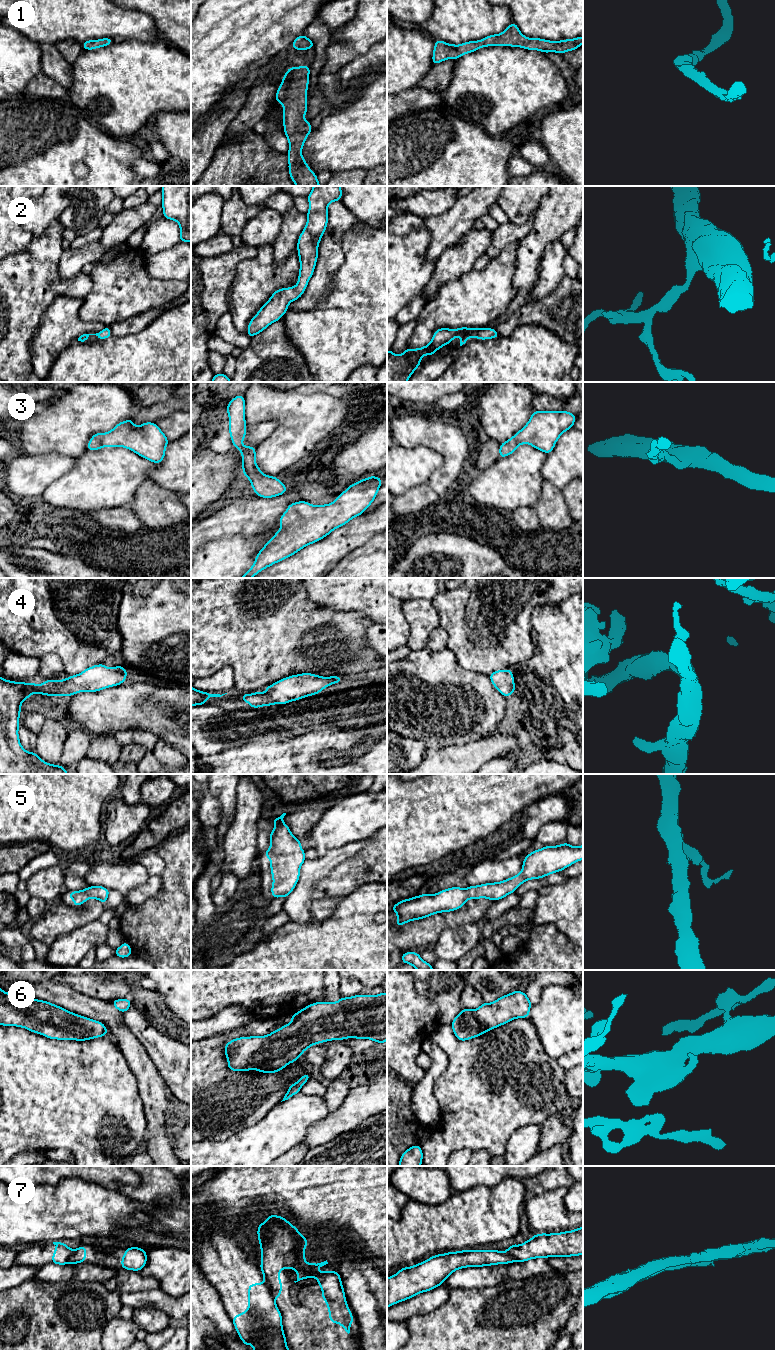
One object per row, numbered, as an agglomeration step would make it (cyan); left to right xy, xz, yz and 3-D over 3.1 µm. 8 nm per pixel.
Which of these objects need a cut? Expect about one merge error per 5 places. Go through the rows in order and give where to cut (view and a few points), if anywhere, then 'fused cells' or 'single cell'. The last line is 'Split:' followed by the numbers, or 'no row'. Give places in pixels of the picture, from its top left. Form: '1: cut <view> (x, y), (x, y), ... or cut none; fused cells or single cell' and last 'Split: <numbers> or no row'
1: cut none; single cell
2: cut none; single cell
3: cut none; single cell
4: cut none; single cell
5: cut none; single cell
6: cut none; single cell
7: cut xz (264, 1280), (274, 1299); fused cells
Split: 7

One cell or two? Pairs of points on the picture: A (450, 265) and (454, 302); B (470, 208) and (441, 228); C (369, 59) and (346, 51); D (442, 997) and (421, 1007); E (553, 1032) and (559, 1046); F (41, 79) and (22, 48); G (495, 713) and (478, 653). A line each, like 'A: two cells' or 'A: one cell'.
A: two cells
B: one cell
C: two cells
D: two cells
E: one cell
F: two cells
G: two cells

